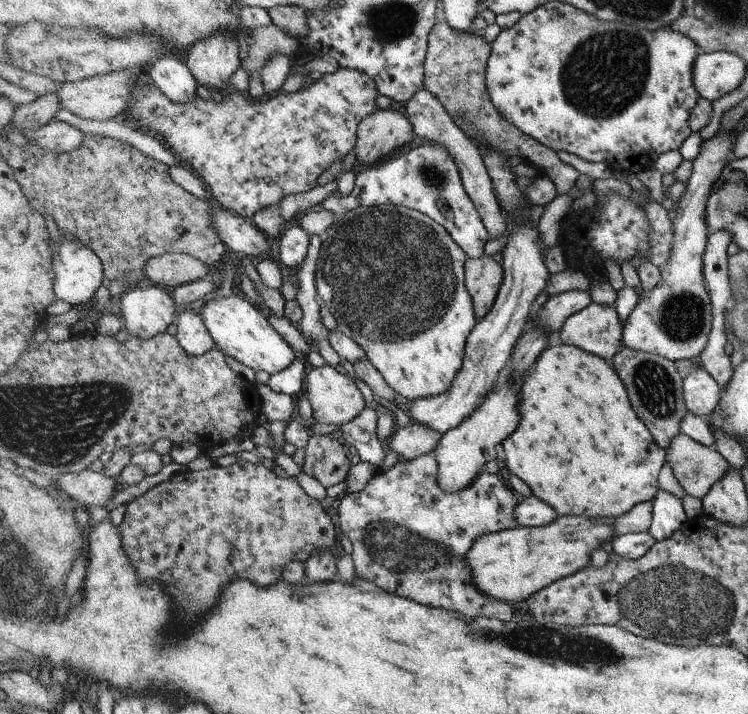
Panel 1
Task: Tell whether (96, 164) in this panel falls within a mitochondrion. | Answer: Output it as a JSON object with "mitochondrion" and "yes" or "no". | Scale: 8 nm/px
{"mitochondrion":"yes"}

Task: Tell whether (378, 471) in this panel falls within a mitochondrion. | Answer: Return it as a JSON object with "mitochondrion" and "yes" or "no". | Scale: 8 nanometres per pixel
{"mitochondrion":"no"}

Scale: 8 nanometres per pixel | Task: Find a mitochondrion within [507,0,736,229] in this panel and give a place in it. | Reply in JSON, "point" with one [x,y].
{"point":[618,58]}

